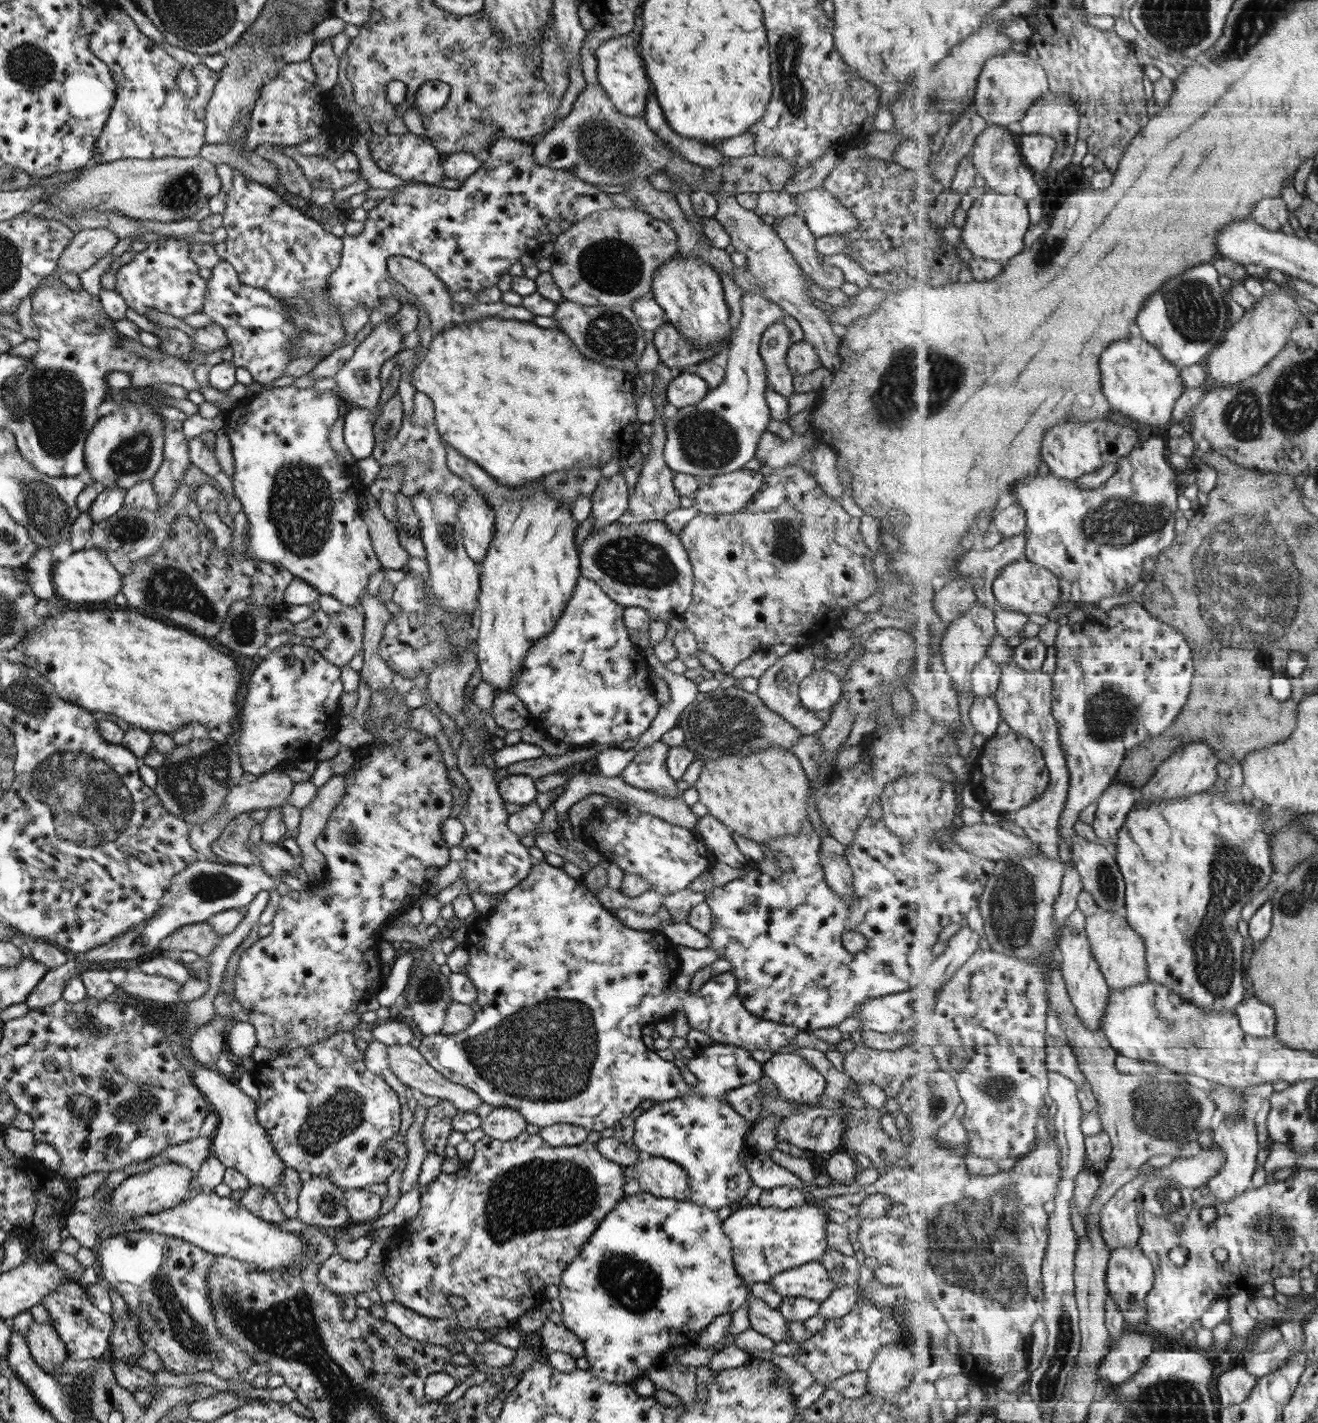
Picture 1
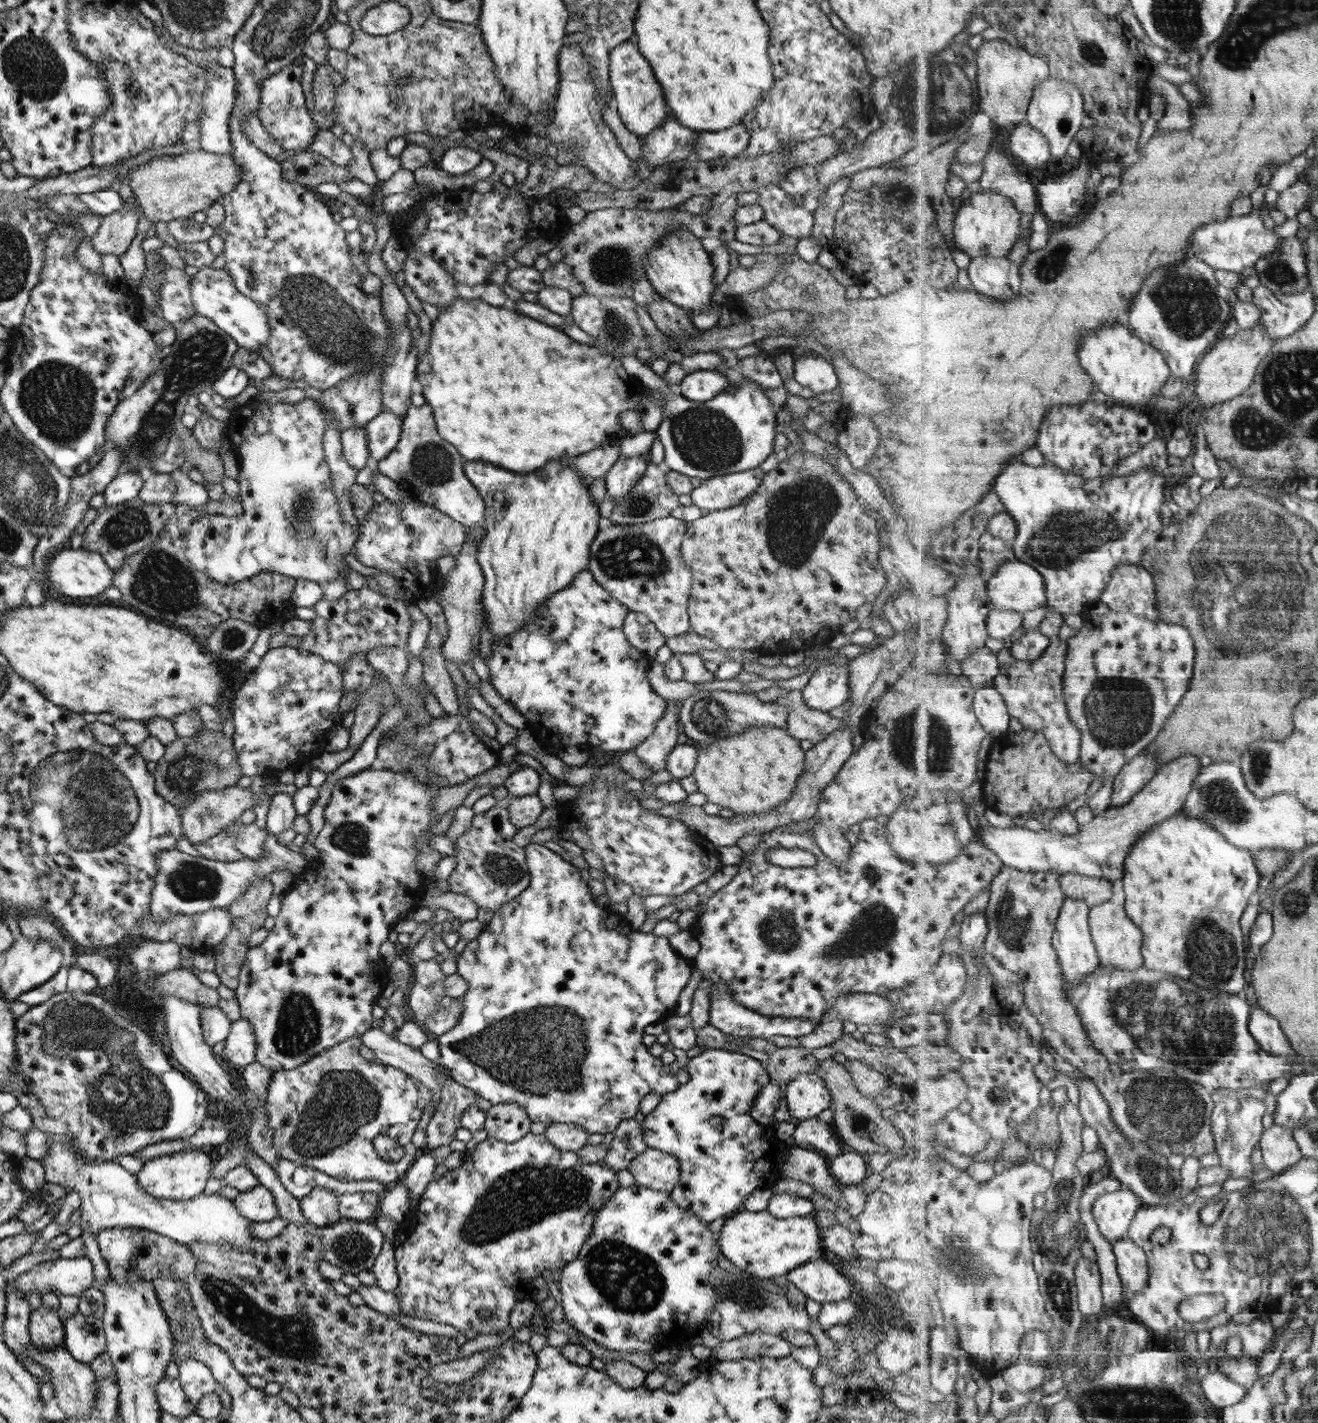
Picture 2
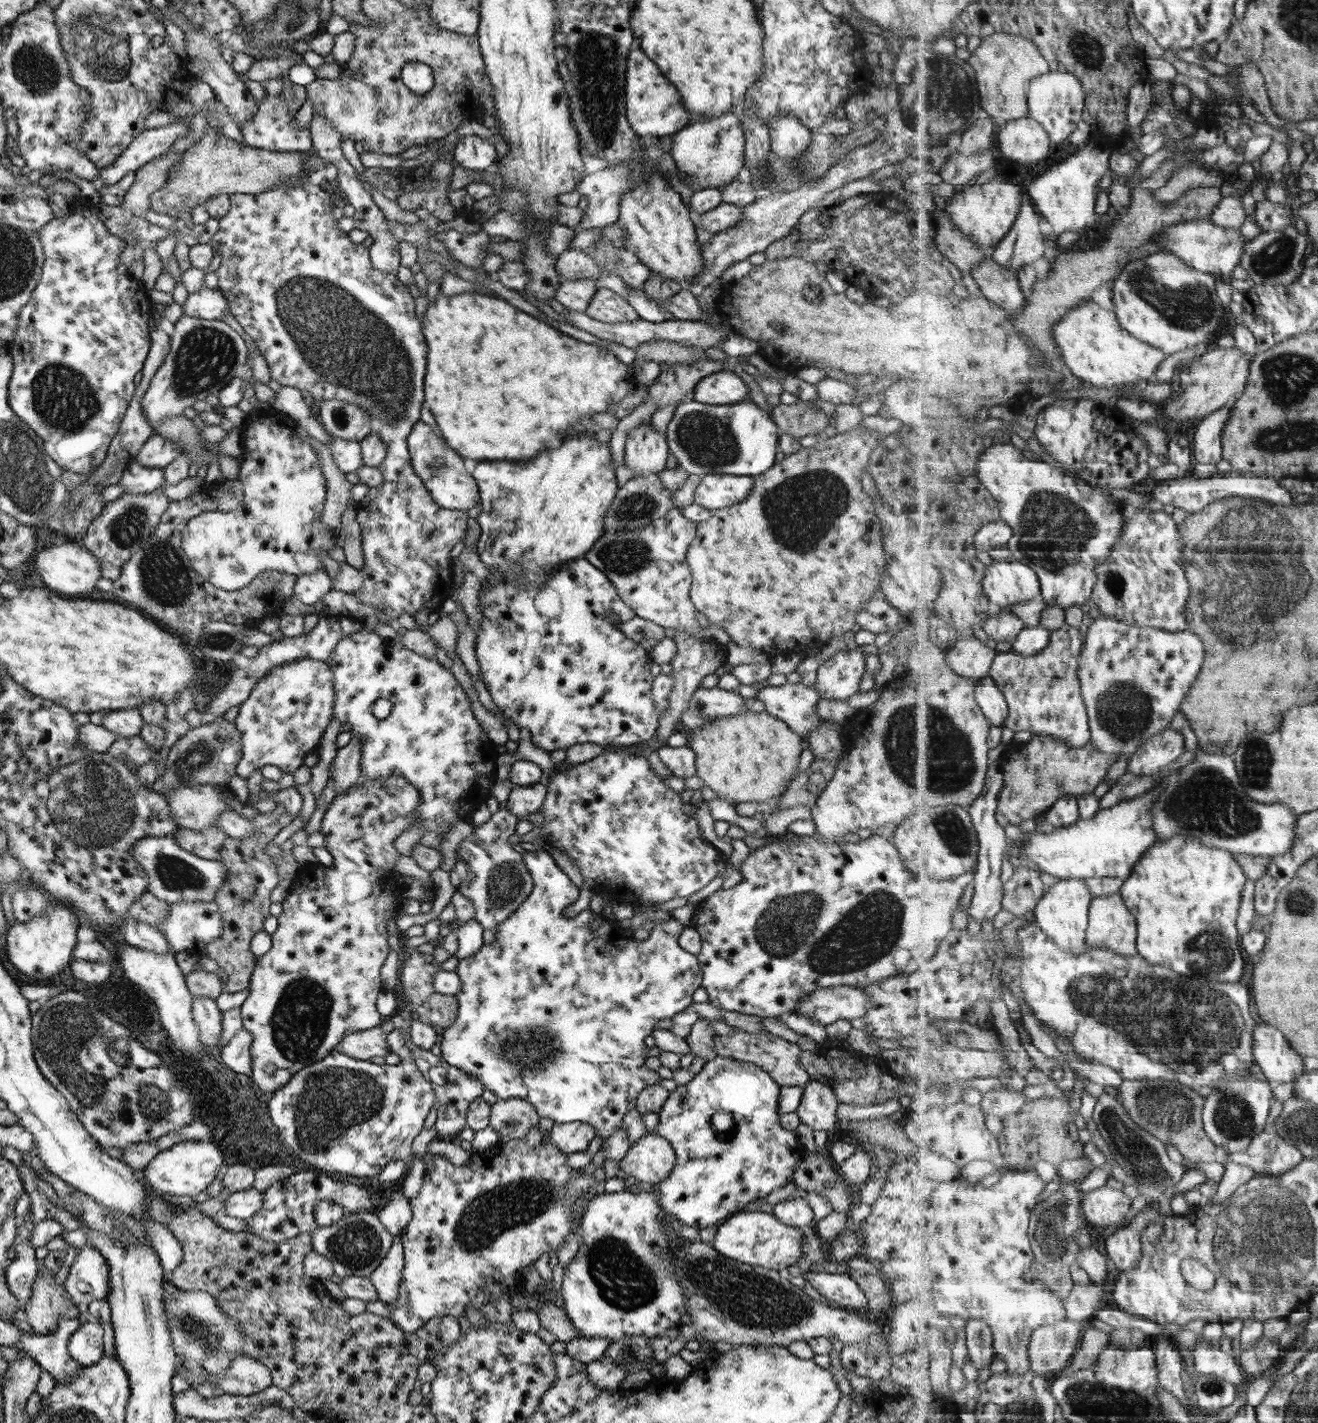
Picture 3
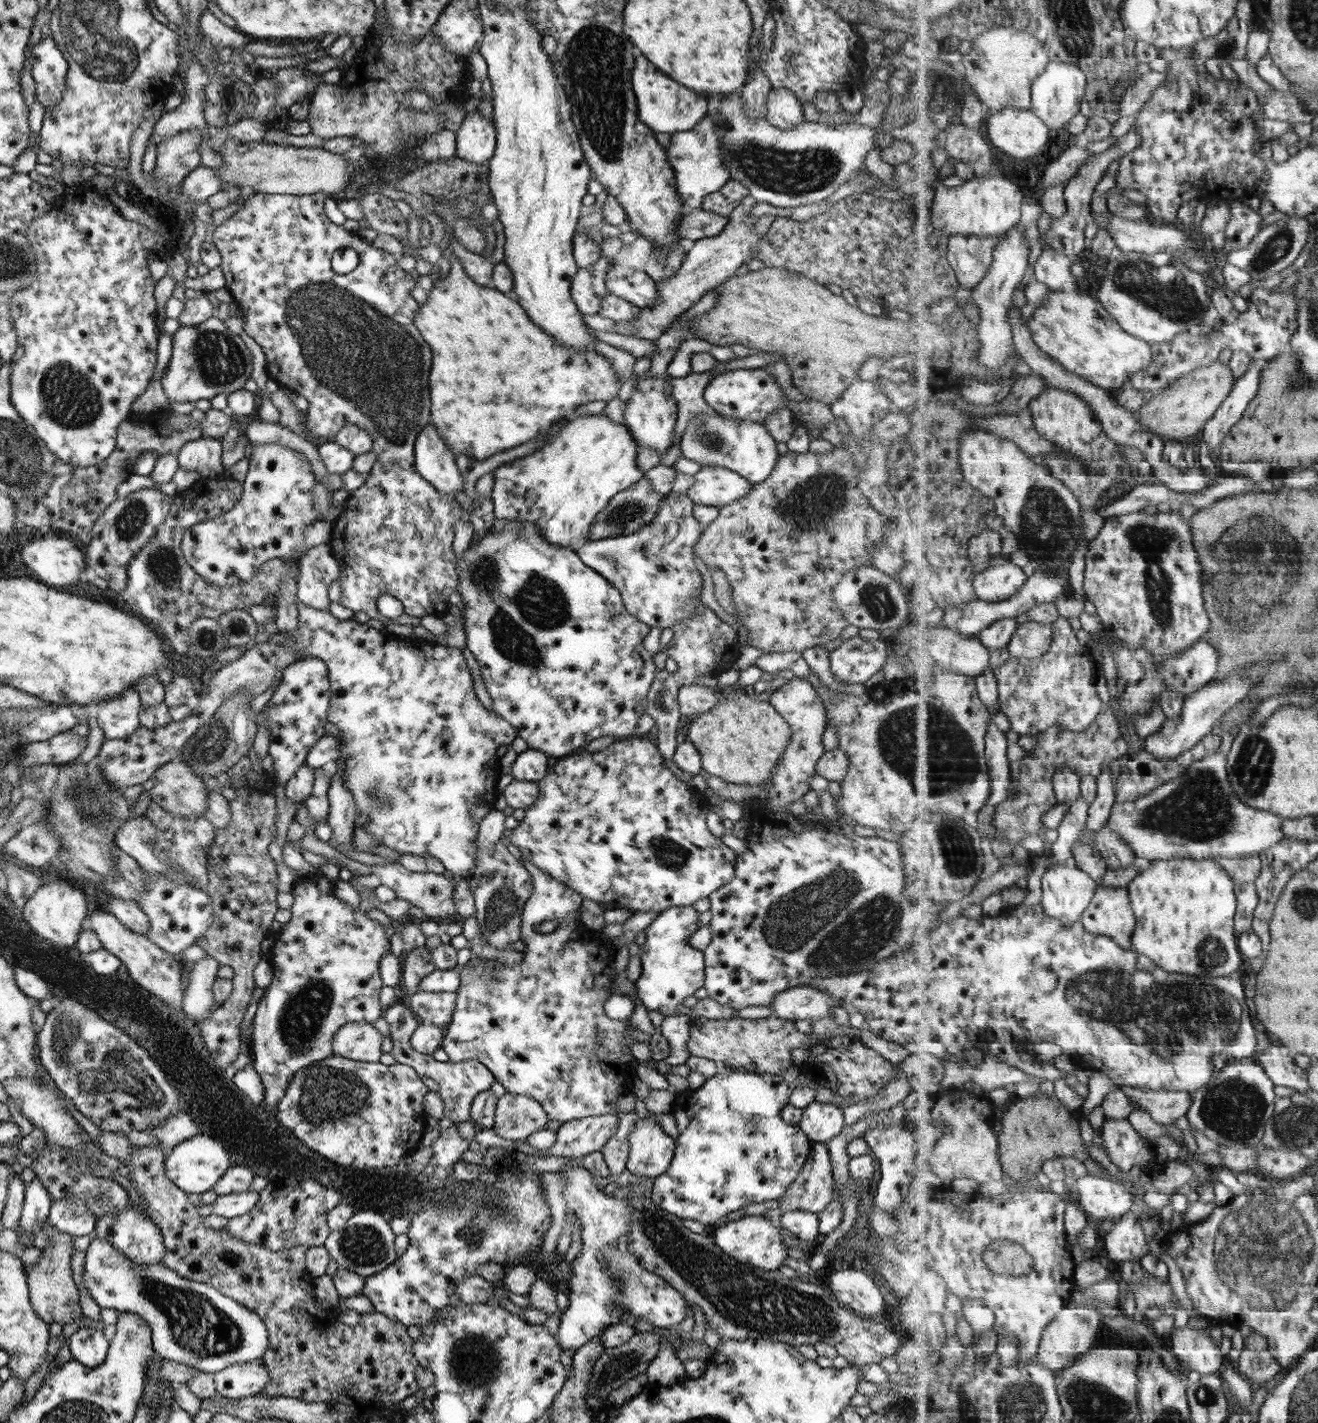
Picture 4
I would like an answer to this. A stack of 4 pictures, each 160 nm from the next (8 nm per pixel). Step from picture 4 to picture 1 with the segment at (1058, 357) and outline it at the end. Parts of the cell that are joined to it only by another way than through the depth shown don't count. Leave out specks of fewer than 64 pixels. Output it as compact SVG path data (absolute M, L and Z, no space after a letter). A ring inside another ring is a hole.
M1137 333L1113 342L1113 346L1109 346L1101 358L1103 391L1112 409L1133 420L1134 425L1145 428L1149 434L1152 434L1152 429L1166 429L1173 422L1173 408L1186 389L1181 371L1165 358L1157 346Z

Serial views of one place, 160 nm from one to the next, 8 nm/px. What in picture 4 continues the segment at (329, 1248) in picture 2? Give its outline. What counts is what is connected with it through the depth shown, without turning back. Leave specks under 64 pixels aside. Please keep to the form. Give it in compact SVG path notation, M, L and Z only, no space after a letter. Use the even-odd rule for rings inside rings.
M363 1210L347 1219L342 1230L329 1232L325 1242L325 1251L337 1268L354 1272L362 1277L368 1277L389 1266L396 1258L394 1235L385 1218L371 1210Z

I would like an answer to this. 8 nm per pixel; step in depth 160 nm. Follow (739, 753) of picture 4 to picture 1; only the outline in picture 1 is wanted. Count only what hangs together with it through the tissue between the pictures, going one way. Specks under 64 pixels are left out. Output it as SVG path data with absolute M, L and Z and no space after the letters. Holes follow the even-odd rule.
M769 747L769 749L755 751L747 755L726 755L717 759L702 758L702 762L703 766L701 766L699 776L694 783L694 788L698 794L698 801L707 808L708 814L713 819L717 819L729 832L752 839L761 846L761 850L764 850L763 844L766 844L771 839L781 839L797 835L797 832L801 830L801 825L808 820L806 809L806 803L808 802L808 780L805 777L805 773L803 773L803 769L801 769L799 761L790 751L779 749L779 747Z

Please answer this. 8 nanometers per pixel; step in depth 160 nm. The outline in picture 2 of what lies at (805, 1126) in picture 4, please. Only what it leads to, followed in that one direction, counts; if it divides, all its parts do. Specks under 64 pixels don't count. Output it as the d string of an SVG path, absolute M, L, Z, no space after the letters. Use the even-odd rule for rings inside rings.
M815 1072L796 1074L785 1085L784 1099L789 1114L799 1121L817 1117L830 1106L830 1094L826 1084Z

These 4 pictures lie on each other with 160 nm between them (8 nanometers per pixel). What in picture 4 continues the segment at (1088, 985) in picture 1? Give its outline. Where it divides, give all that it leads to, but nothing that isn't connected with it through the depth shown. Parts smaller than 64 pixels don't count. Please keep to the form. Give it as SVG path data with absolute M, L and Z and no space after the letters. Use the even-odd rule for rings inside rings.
M1070 861L1047 868L1041 883L1044 910L1065 924L1080 920L1100 886L1089 873Z

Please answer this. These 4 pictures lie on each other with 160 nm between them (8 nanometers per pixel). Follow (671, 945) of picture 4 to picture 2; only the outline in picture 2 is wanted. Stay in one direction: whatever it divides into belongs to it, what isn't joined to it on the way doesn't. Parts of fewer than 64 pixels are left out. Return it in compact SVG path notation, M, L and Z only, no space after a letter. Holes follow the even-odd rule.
M539 842L531 843L529 846L524 848L526 856L526 865L530 876L528 885L519 893L515 898L504 902L495 912L493 912L491 919L477 938L477 950L475 954L461 954L455 958L455 965L457 965L456 974L459 975L466 982L466 993L460 999L462 1006L462 1013L457 1021L457 1024L451 1028L451 1030L445 1031L435 1038L439 1049L438 1064L446 1068L448 1075L461 1086L465 1086L469 1090L472 1090L474 1094L485 1100L490 1101L490 1104L501 1104L503 1102L514 1102L517 1106L520 1106L525 1110L529 1120L531 1122L542 1122L544 1125L550 1125L553 1123L573 1123L579 1125L582 1129L585 1129L589 1134L605 1134L606 1132L613 1132L613 1129L619 1124L619 1122L631 1119L636 1114L638 1104L641 1098L646 1094L654 1092L659 1096L673 1092L678 1087L677 1081L675 1081L674 1075L669 1073L667 1065L664 1065L657 1057L653 1057L648 1049L641 1043L641 1036L643 1036L643 1028L649 1026L649 1024L663 1022L668 1016L674 1014L674 1008L676 1007L677 997L684 986L687 984L689 977L691 976L691 970L693 970L691 961L685 957L681 957L675 953L675 950L669 945L667 937L657 936L653 933L642 933L638 930L633 929L626 922L626 919L621 914L614 910L608 909L607 907L599 907L595 903L591 892L589 891L588 885L586 885L579 877L579 870L576 869L571 863L564 861L559 855L556 855L551 850L545 848Z

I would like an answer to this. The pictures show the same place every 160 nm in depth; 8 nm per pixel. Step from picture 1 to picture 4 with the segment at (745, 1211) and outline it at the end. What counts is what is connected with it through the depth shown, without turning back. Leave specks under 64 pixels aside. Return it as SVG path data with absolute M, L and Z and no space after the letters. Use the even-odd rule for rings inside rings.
M745 1215L737 1220L721 1222L717 1226L713 1236L715 1246L739 1262L768 1271L777 1271L777 1268L783 1264L783 1260L787 1258L787 1250L779 1235L779 1228L775 1228L767 1217Z

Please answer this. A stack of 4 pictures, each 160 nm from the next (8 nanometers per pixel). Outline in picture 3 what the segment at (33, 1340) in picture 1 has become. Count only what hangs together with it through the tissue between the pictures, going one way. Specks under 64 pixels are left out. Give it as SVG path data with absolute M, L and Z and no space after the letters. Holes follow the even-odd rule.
M37 1272L22 1317L36 1335L55 1332L62 1319L75 1320L81 1313L62 1285L53 1283L54 1273Z

